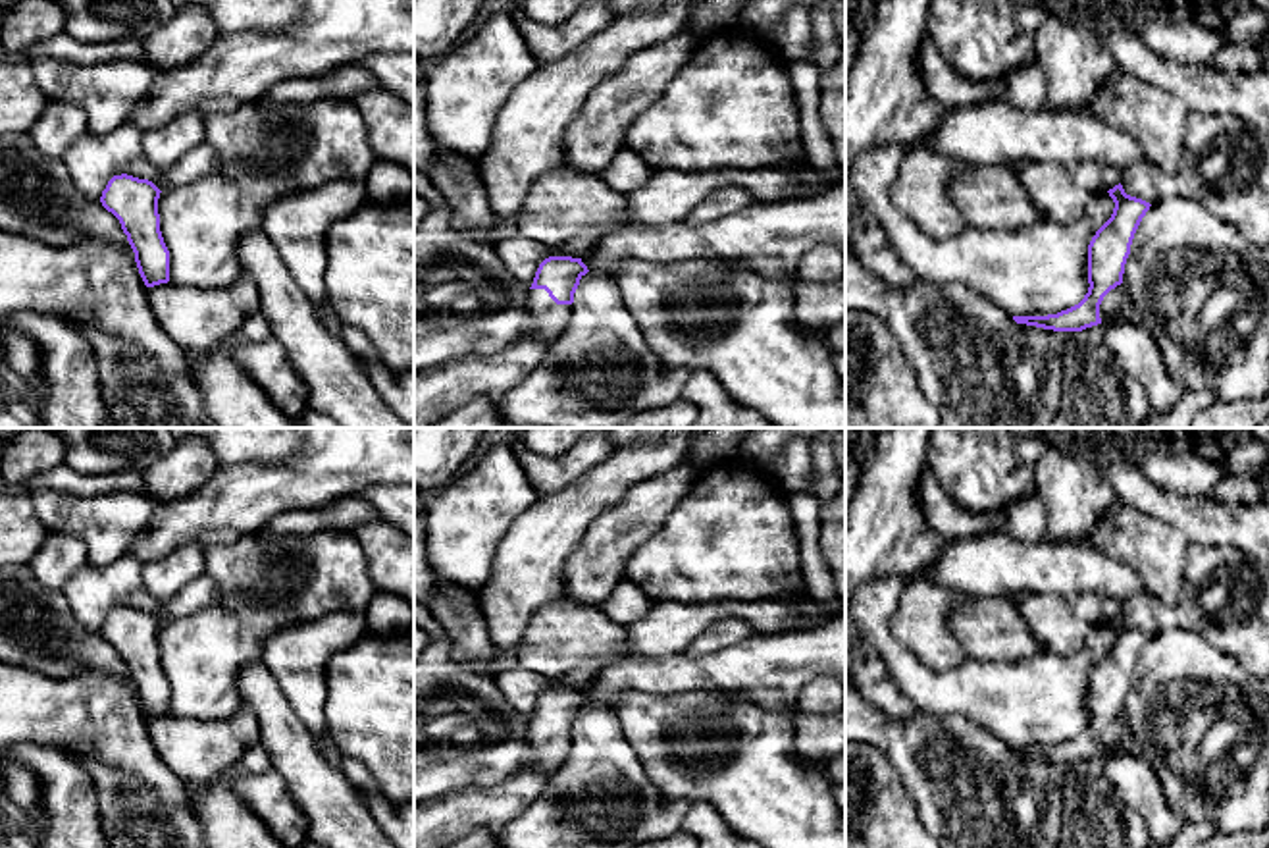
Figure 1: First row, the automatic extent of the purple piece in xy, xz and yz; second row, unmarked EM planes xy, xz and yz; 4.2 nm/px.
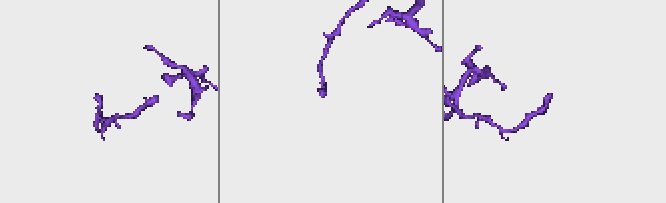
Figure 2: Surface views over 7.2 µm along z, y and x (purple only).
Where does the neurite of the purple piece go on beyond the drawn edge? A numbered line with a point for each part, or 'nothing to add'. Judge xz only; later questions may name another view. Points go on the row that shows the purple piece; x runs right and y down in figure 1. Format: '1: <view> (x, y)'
1: xz (438, 390)

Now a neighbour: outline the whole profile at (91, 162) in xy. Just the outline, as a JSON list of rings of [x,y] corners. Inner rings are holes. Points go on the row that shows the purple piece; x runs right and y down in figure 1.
[[[127,119],[102,137],[85,131],[62,162],[77,191],[89,200],[100,200],[108,181],[141,158],[144,158],[142,131]]]

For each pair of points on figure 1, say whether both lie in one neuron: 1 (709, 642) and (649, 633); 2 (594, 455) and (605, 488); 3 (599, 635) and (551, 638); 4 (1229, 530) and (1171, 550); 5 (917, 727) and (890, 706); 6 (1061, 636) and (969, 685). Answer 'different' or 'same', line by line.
1: different
2: different
3: same
4: different
5: different
6: different

